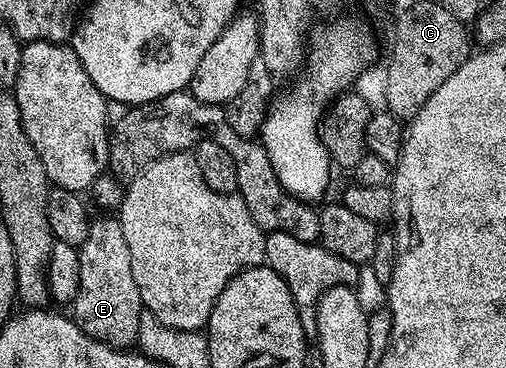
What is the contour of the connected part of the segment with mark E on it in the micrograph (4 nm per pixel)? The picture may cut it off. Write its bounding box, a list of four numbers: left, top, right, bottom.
[70,214,145,349]

